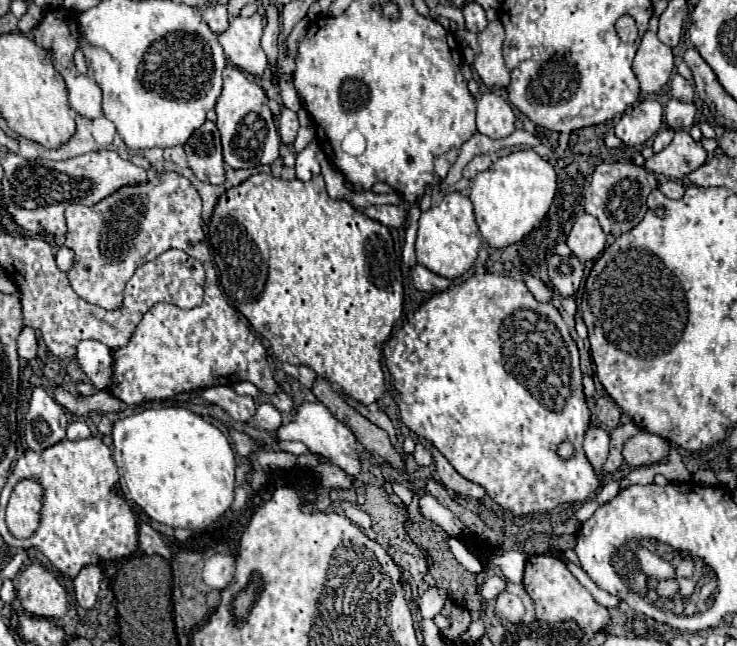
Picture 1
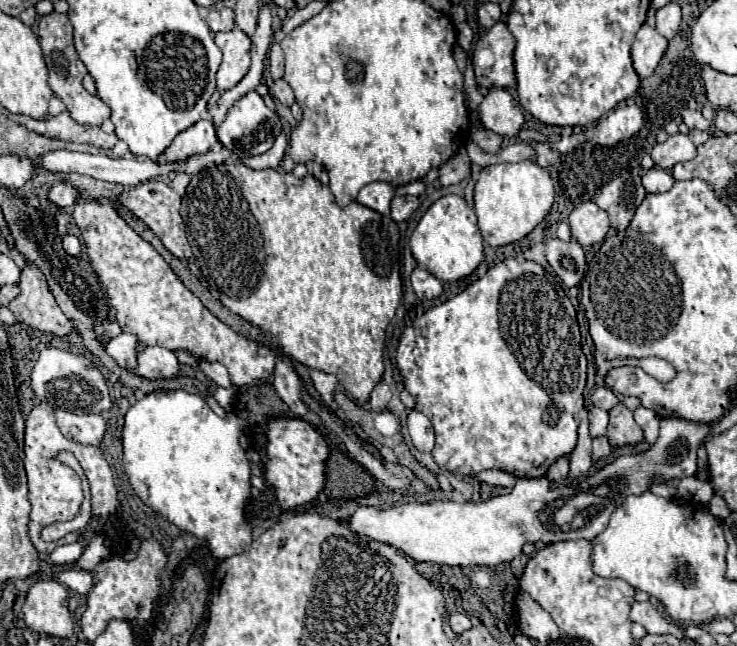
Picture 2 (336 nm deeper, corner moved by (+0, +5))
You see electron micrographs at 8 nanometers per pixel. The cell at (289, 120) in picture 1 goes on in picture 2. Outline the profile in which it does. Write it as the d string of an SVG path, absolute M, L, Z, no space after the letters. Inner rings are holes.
M284 79L274 81L274 83L272 83L272 87L270 87L270 93L272 93L274 97L278 97L278 99L280 99L280 103L284 103L284 105L288 105L288 107L294 103L292 87L290 87Z

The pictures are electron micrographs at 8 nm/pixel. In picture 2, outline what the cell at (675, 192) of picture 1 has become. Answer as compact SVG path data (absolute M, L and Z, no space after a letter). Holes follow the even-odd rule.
M652 167L650 171L644 173L642 185L644 185L646 193L664 193L674 185L674 179L668 171L664 171L660 167Z

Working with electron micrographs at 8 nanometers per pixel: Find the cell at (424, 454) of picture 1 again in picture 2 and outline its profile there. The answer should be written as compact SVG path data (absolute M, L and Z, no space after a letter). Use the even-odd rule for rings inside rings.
M410 409L406 425L408 425L408 433L412 437L414 447L418 451L430 453L434 449L434 431L432 431L430 419L424 413L420 413L418 409Z

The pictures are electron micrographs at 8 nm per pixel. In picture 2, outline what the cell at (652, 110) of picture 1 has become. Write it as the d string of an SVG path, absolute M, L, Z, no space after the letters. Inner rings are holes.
M622 105L612 109L602 117L596 127L586 131L586 139L594 145L616 145L624 139L630 139L640 131L644 123L644 113L636 105Z

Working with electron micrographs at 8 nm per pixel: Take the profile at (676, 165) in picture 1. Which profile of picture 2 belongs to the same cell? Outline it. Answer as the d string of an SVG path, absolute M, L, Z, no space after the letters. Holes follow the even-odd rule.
M672 135L664 143L658 143L652 149L652 159L656 167L670 171L680 161L690 161L696 157L696 145L690 141L688 135Z

